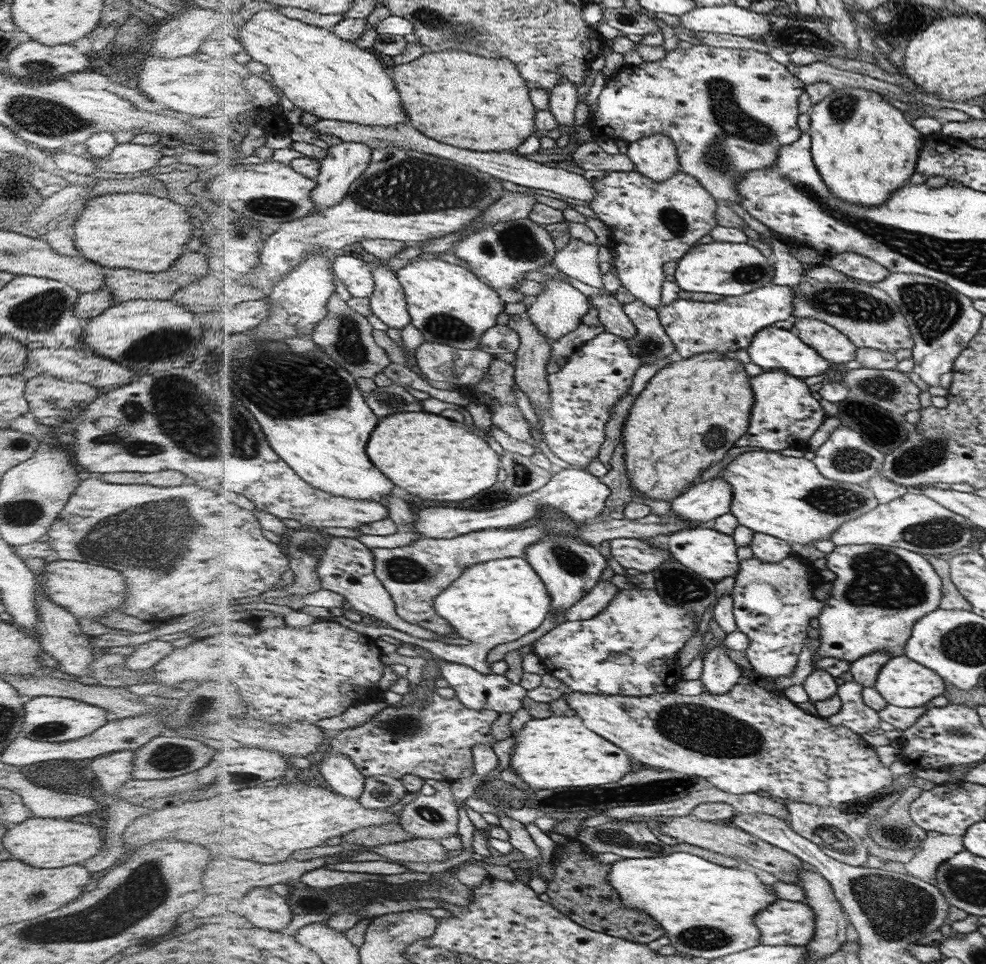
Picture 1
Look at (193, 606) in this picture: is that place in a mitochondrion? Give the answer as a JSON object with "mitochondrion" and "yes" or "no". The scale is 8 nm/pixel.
{"mitochondrion":"no"}

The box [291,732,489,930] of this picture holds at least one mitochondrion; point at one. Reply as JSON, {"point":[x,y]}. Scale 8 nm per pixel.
{"point":[431,816]}

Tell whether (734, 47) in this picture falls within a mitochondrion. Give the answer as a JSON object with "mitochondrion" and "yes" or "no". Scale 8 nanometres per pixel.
{"mitochondrion":"no"}

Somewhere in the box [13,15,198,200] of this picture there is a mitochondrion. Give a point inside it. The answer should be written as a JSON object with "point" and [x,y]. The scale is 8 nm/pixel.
{"point":[41,70]}

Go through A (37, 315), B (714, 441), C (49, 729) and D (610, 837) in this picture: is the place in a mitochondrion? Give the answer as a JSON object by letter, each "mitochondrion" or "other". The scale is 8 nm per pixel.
{"A":"mitochondrion","B":"mitochondrion","C":"mitochondrion","D":"other"}

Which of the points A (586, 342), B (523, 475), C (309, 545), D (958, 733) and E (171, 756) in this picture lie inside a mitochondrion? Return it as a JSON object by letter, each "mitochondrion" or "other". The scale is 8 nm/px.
{"A":"other","B":"mitochondrion","C":"mitochondrion","D":"mitochondrion","E":"mitochondrion"}

